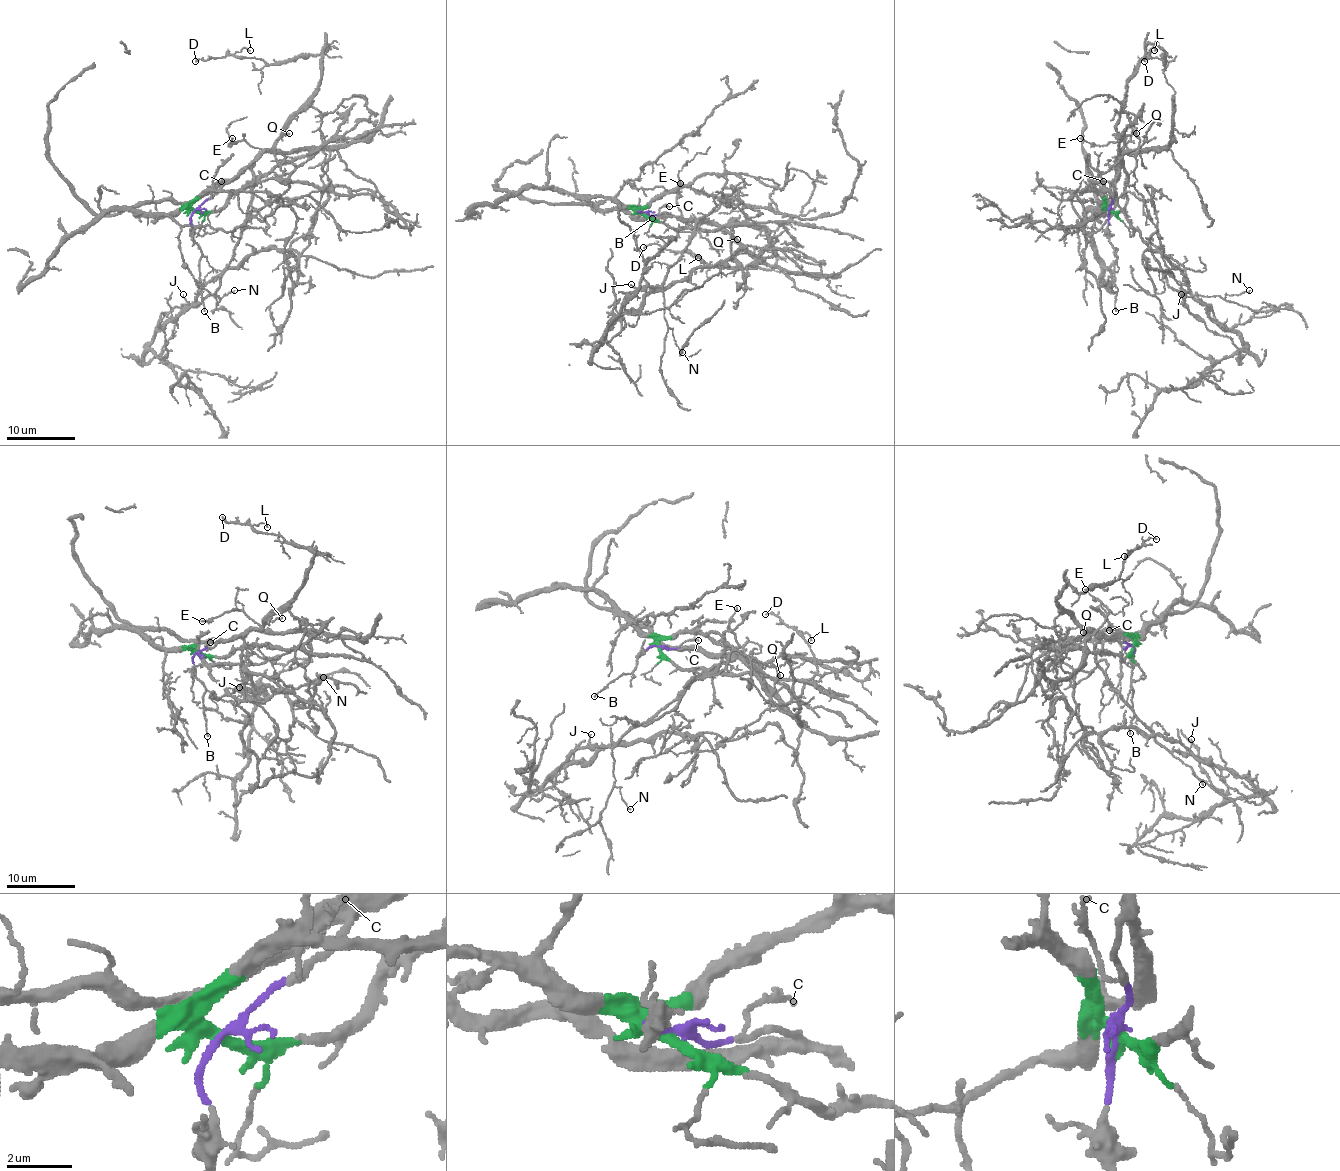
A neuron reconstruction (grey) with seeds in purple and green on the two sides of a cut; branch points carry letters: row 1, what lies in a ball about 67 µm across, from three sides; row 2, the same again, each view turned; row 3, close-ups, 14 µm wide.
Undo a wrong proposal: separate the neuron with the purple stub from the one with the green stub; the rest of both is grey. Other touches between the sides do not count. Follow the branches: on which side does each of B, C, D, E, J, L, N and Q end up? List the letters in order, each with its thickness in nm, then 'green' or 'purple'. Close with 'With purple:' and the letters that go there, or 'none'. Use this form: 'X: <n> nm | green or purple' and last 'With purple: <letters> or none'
B: 120 nm | purple
C: 170 nm | purple
D: 140 nm | purple
E: 110 nm | purple
J: 130 nm | purple
L: 120 nm | purple
N: 100 nm | purple
Q: 140 nm | purple
With purple: B, C, D, E, J, L, N, Q

